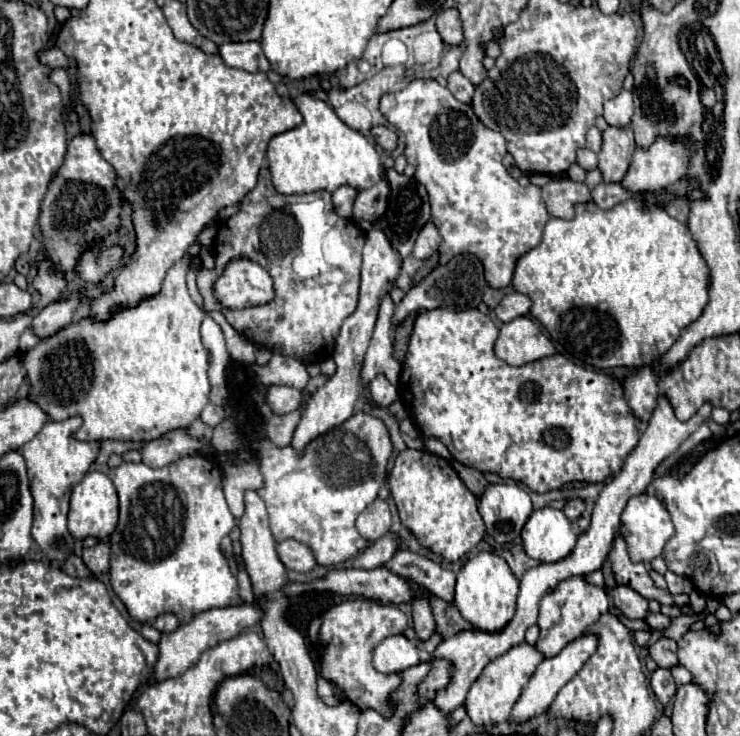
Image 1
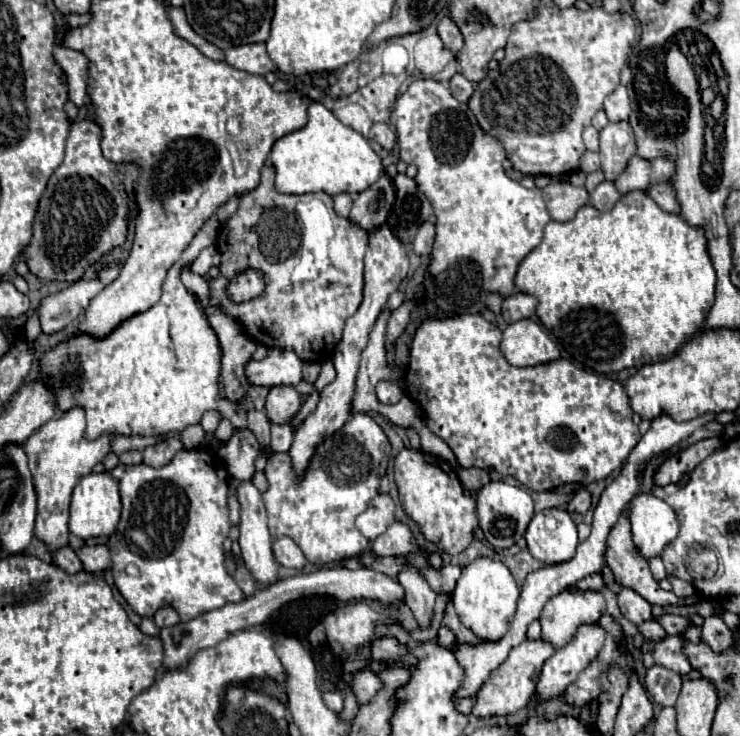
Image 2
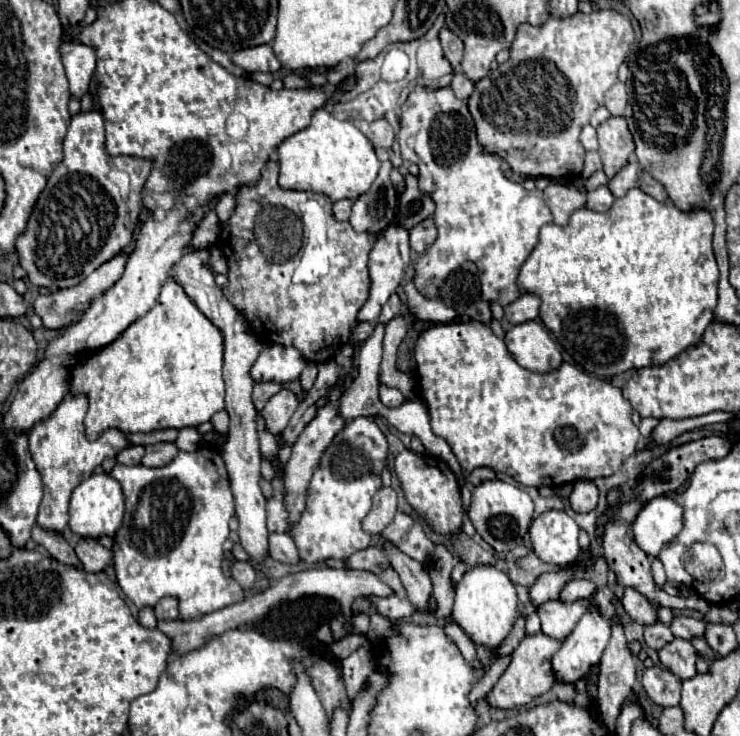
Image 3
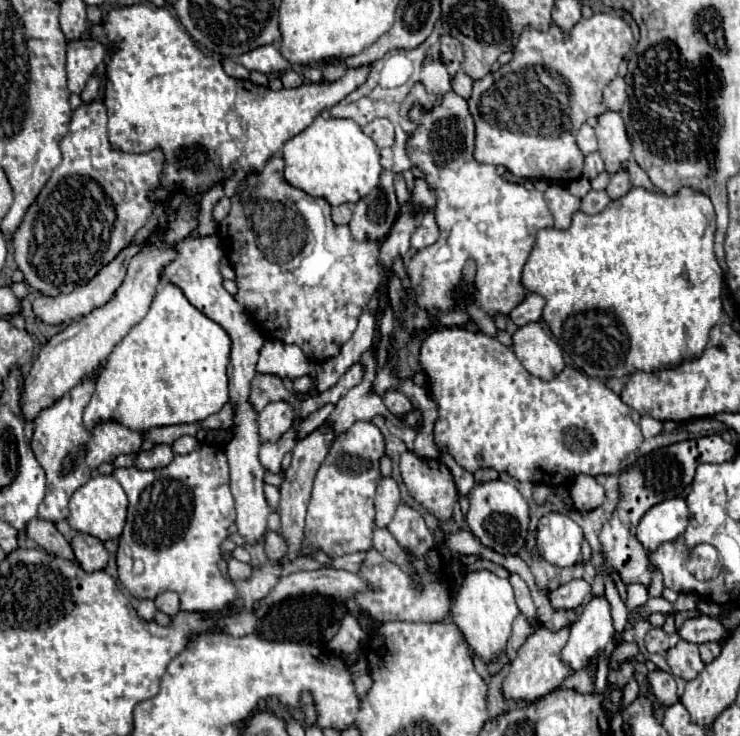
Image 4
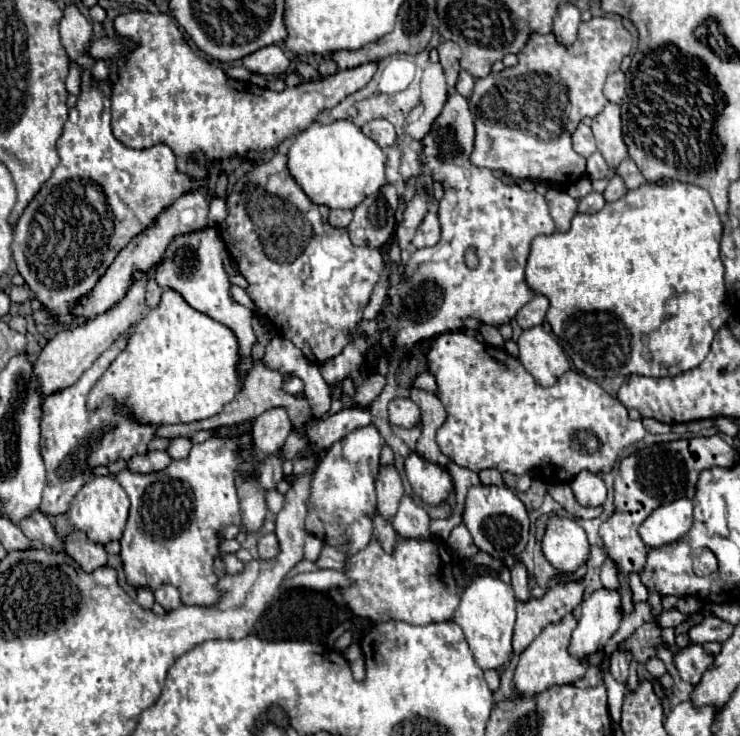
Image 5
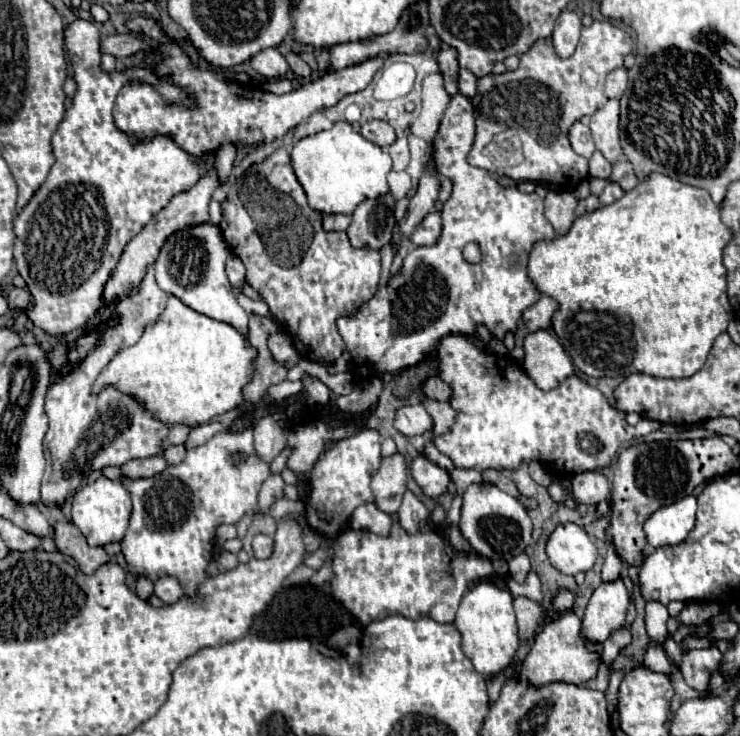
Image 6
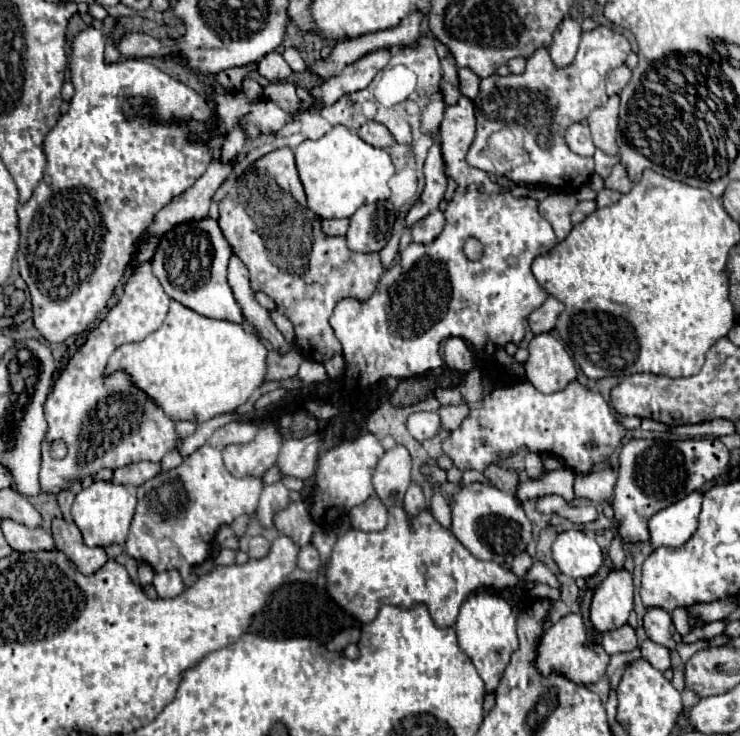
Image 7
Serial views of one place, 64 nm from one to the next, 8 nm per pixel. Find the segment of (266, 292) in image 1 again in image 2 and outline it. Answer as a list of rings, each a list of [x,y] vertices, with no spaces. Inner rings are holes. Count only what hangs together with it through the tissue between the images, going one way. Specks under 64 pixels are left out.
[[[248,270],[244,274],[238,274],[228,286],[228,294],[234,302],[258,298],[258,296],[262,296],[262,292],[264,292],[264,282],[262,282],[260,272],[256,272],[256,270]]]

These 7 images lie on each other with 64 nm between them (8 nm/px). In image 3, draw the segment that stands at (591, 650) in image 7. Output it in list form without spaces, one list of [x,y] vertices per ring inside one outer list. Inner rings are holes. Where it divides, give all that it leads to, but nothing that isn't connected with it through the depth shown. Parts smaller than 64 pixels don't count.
[[[544,632],[540,634],[526,634],[526,638],[520,642],[520,646],[512,652],[512,662],[506,668],[506,672],[500,676],[500,680],[494,684],[492,692],[488,694],[488,700],[496,708],[518,708],[532,702],[536,696],[548,692],[556,682],[556,672],[552,668],[552,656],[562,646],[562,640],[550,638]]]

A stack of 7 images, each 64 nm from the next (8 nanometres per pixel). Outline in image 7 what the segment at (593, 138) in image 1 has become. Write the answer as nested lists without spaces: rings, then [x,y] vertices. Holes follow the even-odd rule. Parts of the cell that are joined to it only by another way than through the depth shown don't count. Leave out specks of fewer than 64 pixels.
[[[570,124],[564,138],[566,138],[568,148],[580,156],[592,156],[596,150],[590,136],[590,128],[584,124]]]

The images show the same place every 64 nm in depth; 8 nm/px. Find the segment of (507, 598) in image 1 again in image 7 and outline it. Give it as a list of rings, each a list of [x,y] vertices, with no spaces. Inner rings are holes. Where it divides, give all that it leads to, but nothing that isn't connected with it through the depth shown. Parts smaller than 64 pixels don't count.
[[[496,592],[472,594],[460,608],[456,620],[456,632],[460,650],[474,662],[480,678],[486,684],[486,692],[488,694],[494,692],[504,674],[504,668],[508,666],[510,654],[518,648],[516,616],[512,614],[512,606]]]

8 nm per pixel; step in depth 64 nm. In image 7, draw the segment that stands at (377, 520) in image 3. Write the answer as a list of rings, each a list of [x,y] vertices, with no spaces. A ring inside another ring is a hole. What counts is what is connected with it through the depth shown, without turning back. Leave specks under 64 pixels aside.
[[[400,444],[390,448],[378,460],[372,484],[376,488],[378,498],[384,502],[386,508],[402,504],[404,492],[410,484],[410,470],[412,470],[410,452]]]

